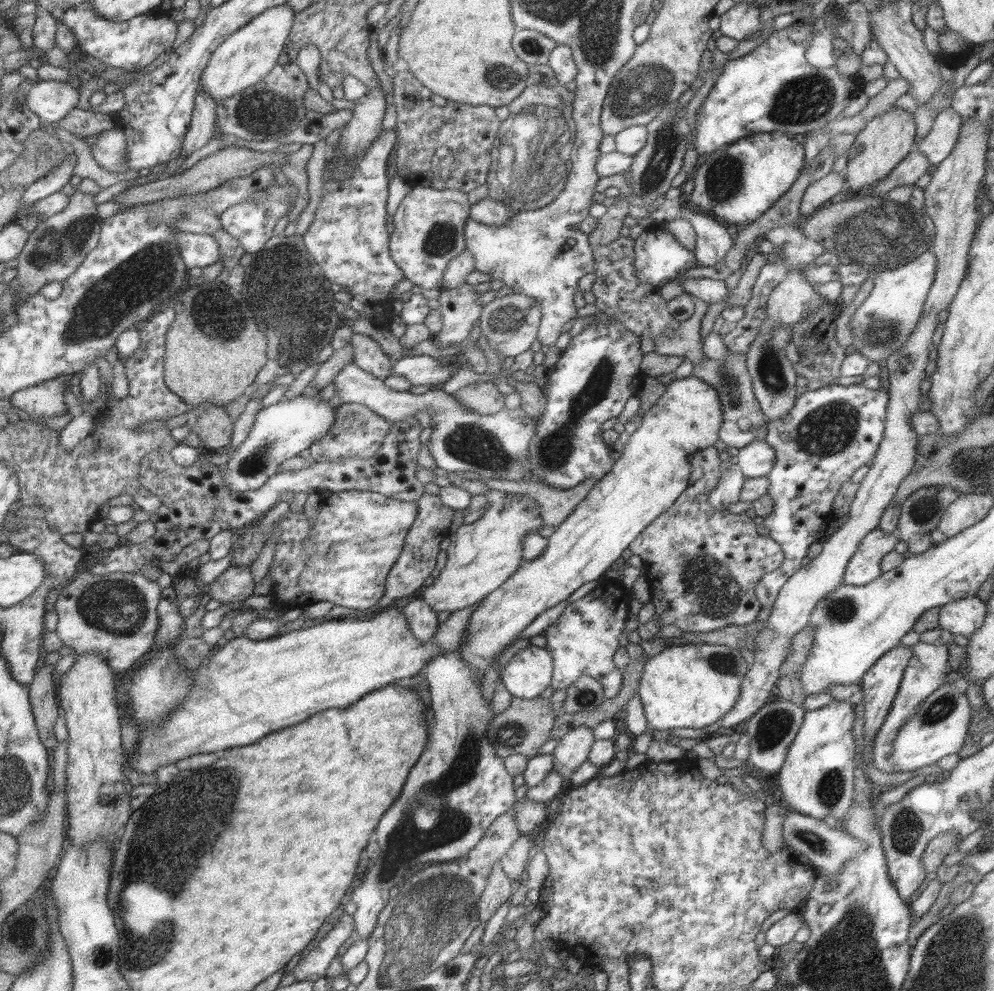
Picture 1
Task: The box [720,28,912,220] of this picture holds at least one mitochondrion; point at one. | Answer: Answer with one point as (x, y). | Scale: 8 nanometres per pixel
(805, 101)

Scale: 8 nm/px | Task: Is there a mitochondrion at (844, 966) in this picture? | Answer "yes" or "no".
yes

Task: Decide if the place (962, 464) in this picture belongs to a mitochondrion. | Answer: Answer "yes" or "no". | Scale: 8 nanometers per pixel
yes

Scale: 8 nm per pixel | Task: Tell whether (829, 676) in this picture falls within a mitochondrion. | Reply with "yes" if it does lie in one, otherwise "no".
no

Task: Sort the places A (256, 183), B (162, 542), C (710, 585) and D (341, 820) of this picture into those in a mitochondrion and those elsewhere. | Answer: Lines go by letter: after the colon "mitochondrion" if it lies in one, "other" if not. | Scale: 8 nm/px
A: other
B: other
C: mitochondrion
D: other

